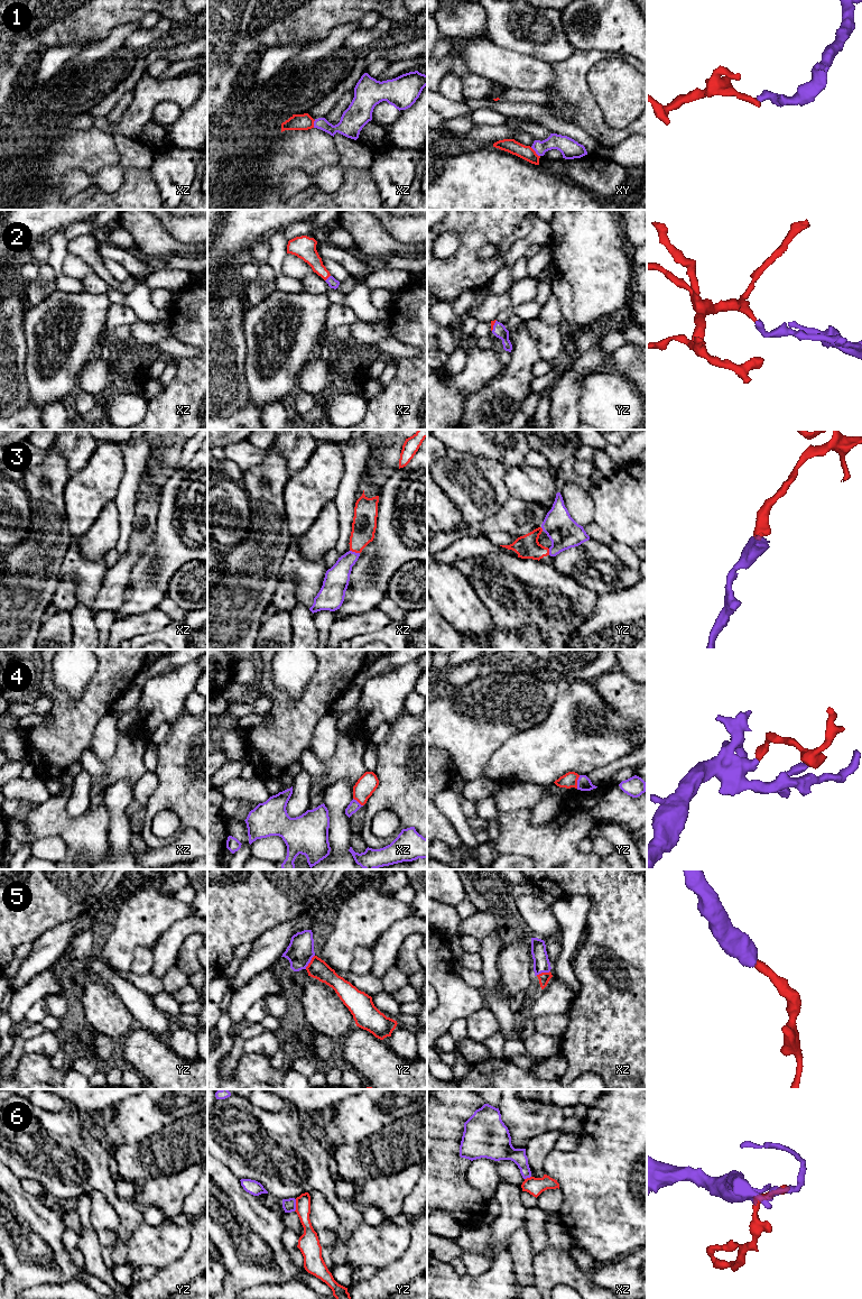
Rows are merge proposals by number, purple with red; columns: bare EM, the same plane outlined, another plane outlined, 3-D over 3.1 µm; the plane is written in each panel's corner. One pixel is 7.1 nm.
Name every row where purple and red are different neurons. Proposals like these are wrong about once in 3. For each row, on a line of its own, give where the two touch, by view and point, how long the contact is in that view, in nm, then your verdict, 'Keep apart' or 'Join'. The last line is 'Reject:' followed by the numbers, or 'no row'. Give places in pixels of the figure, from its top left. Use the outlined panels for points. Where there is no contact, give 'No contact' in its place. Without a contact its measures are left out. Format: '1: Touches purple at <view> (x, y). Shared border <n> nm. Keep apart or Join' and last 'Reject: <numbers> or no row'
1: Touches purple at xy (535, 150). Shared border 100 nm. Keep apart
2: Touches purple at xz (327, 278). Shared border 60 nm. Join
3: Touches purple at xz (354, 552). Shared border 80 nm. Join
4: Touches purple at yz (577, 782). Shared border 100 nm. Keep apart
5: Touches purple at yz (309, 961). Shared border 120 nm. Join
6: Touches purple at yz (295, 1205). Shared border 90 nm. Keep apart
Reject: 1, 4, 6

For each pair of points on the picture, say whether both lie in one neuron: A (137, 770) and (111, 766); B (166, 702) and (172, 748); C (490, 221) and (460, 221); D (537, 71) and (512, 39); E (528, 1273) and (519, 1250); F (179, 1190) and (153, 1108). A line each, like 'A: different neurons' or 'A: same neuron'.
A: same neuron
B: different neurons
C: same neuron
D: different neurons
E: same neuron
F: different neurons

